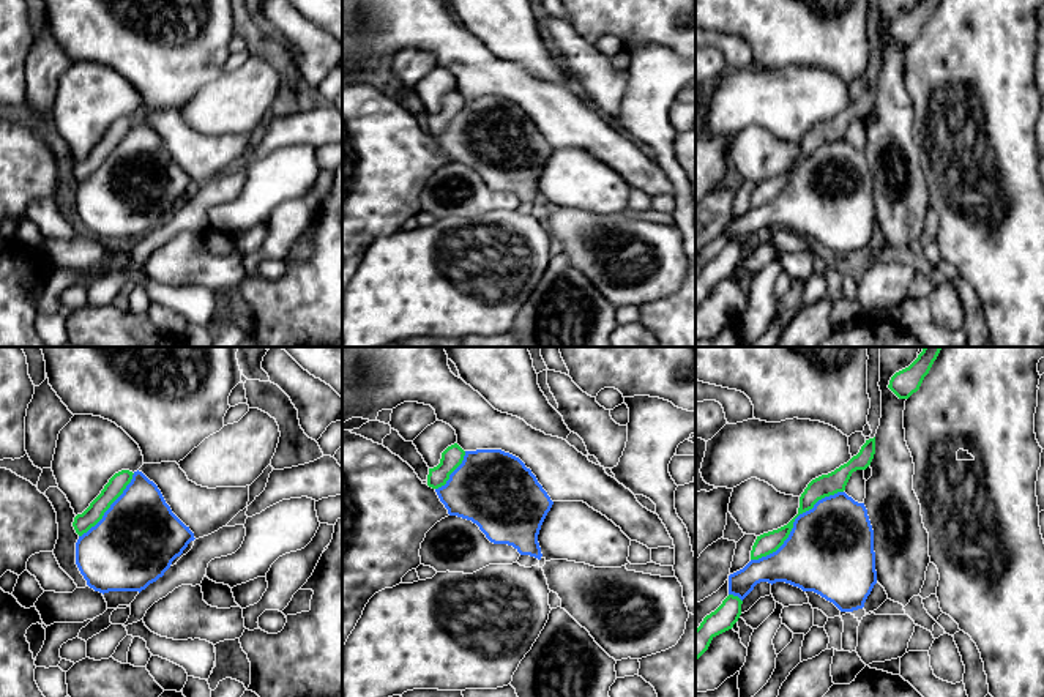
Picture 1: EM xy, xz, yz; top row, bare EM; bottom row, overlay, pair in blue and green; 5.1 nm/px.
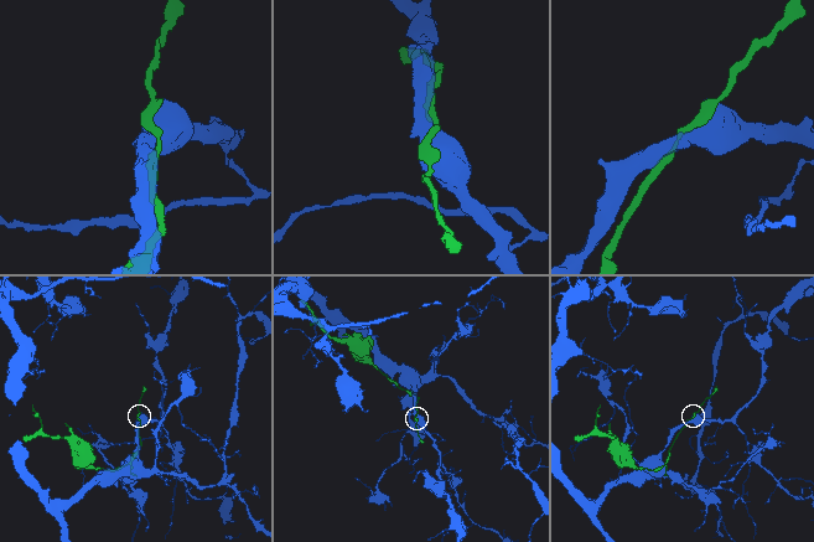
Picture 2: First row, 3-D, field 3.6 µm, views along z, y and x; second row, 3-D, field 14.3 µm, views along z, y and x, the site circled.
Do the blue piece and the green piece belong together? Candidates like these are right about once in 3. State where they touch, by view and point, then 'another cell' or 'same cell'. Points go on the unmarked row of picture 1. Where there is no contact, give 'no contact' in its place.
meets blue in yz at (794, 171); another cell

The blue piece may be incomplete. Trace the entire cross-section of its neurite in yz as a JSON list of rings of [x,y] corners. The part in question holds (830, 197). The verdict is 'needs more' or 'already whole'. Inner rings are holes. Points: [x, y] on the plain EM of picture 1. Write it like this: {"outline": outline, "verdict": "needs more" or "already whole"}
{"outline": [[[845,139],[818,147],[812,156],[795,166],[789,184],[776,199],[751,207],[729,222],[729,241],[743,248],[760,229],[785,229],[803,238],[814,238],[841,259],[863,255],[877,230],[874,177],[864,150],[855,148]]], "verdict": "already whole"}

